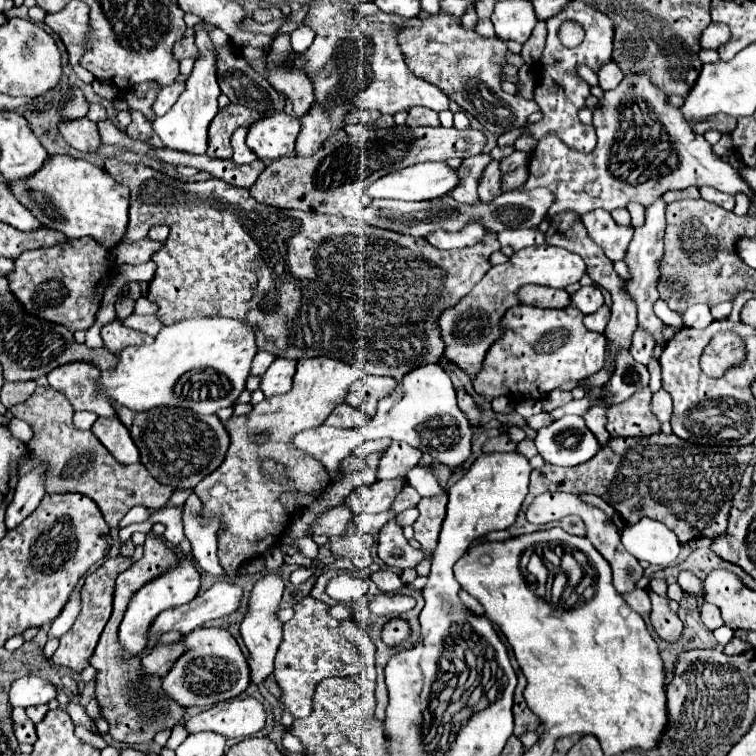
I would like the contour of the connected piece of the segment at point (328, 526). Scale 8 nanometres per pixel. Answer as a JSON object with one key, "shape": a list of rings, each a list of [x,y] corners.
{"shape":[[[346,505],[334,507],[324,515],[320,515],[316,525],[310,529],[310,535],[328,535],[328,537],[342,535],[346,531],[346,525],[352,521],[352,517],[354,515]]]}

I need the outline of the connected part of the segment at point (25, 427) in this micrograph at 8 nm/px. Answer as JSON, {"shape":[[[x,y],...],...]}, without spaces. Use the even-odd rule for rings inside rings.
{"shape":[[[13,418],[8,425],[11,433],[22,442],[28,442],[32,436],[33,431],[28,423],[20,419]]]}

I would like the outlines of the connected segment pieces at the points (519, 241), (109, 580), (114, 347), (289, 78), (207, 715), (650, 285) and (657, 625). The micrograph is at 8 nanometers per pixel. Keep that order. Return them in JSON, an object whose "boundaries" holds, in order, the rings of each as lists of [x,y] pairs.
{"boundaries":[[[[506,229],[498,233],[498,240],[502,247],[510,246],[516,252],[528,245],[542,245],[544,235],[538,229]]],[[[114,557],[110,561],[104,561],[94,573],[90,573],[90,577],[86,577],[84,581],[84,589],[82,589],[82,611],[74,623],[74,627],[60,637],[60,647],[56,649],[56,653],[52,655],[52,661],[60,667],[68,667],[72,671],[82,671],[90,665],[90,657],[98,645],[100,633],[104,631],[110,613],[112,613],[112,597],[114,597],[114,581],[116,577],[126,571],[132,565],[130,557]]],[[[118,319],[104,325],[102,329],[102,339],[104,339],[104,347],[116,355],[118,351],[130,347],[130,345],[144,345],[154,342],[154,337],[150,335],[144,335],[140,331],[134,331],[134,329],[128,329],[124,327]]],[[[270,67],[266,69],[266,77],[272,83],[272,87],[288,95],[288,99],[294,105],[294,113],[300,119],[310,111],[314,103],[314,87],[306,75],[302,75],[300,71],[286,71],[284,67],[278,69]]],[[[254,697],[230,699],[194,715],[184,725],[190,733],[214,731],[224,737],[244,739],[266,727],[266,711],[264,705]]],[[[658,199],[652,205],[646,207],[646,223],[642,227],[634,229],[634,237],[630,241],[630,247],[628,247],[628,253],[626,253],[626,259],[624,259],[630,267],[630,271],[632,271],[632,281],[626,281],[626,289],[638,305],[638,325],[644,327],[656,341],[664,339],[662,337],[664,323],[652,311],[654,301],[660,297],[658,295],[658,281],[660,281],[660,261],[664,257],[662,239],[664,239],[664,229],[666,229],[664,209],[666,209],[664,199]]],[[[650,593],[652,599],[652,611],[650,611],[650,621],[654,631],[658,633],[658,637],[662,637],[664,641],[678,641],[680,633],[682,633],[682,621],[678,619],[678,615],[668,607],[668,599],[660,597],[656,593]]]]}

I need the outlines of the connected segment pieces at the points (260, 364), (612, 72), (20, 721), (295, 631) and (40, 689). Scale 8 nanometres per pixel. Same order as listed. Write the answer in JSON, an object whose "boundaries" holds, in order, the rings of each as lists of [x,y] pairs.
{"boundaries":[[[[260,351],[256,357],[254,357],[254,363],[252,363],[252,375],[262,375],[270,363],[274,361],[276,357],[272,353],[266,353],[266,351]]],[[[614,59],[606,61],[606,65],[602,65],[602,69],[596,71],[596,75],[598,75],[598,85],[602,89],[614,89],[624,77],[624,73],[620,71],[620,67],[618,67],[618,63]]],[[[12,709],[14,721],[14,735],[20,743],[34,743],[36,741],[36,727],[24,713],[24,709]]],[[[304,597],[294,605],[294,617],[284,623],[284,639],[276,655],[274,677],[284,693],[284,707],[294,719],[308,717],[312,713],[312,695],[316,685],[326,677],[346,677],[356,675],[360,665],[360,653],[356,645],[346,643],[340,633],[340,623],[328,615],[328,605]]],[[[20,677],[12,683],[10,689],[10,703],[12,707],[32,707],[32,705],[44,705],[50,703],[56,697],[56,687],[42,679],[42,677]]]]}

